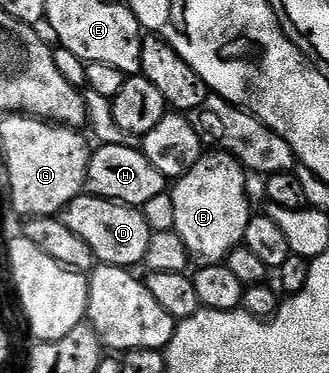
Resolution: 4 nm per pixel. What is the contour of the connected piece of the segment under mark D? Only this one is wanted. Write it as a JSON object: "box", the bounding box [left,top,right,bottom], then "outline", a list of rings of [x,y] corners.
{"box":[63,195,151,267],"outline":[[[82,195],[63,210],[63,220],[65,226],[75,231],[75,235],[79,235],[87,247],[91,247],[100,264],[137,267],[133,265],[140,266],[144,262],[151,230],[140,208],[120,205],[117,201],[102,197]]]}

